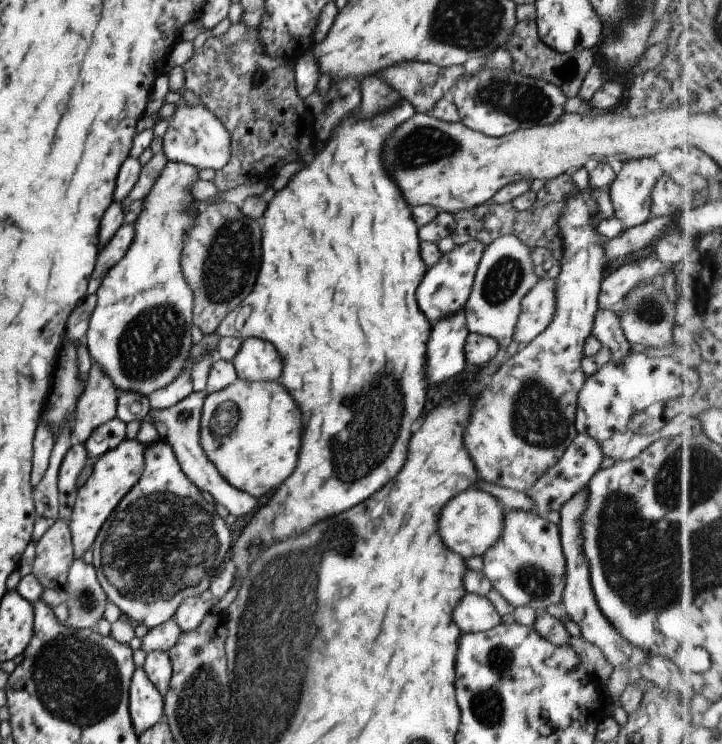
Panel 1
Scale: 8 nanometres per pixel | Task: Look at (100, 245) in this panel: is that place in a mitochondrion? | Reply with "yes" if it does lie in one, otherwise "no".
no

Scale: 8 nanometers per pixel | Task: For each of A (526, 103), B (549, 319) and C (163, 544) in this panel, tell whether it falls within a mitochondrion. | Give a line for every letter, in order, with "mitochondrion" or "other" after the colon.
A: mitochondrion
B: other
C: mitochondrion

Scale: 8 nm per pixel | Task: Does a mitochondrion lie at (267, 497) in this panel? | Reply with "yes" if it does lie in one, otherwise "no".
no

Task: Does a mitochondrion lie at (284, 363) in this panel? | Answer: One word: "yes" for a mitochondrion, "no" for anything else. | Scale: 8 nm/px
no

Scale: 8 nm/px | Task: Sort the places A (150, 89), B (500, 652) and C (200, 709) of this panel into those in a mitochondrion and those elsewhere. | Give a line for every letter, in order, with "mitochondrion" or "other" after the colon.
A: other
B: mitochondrion
C: mitochondrion

